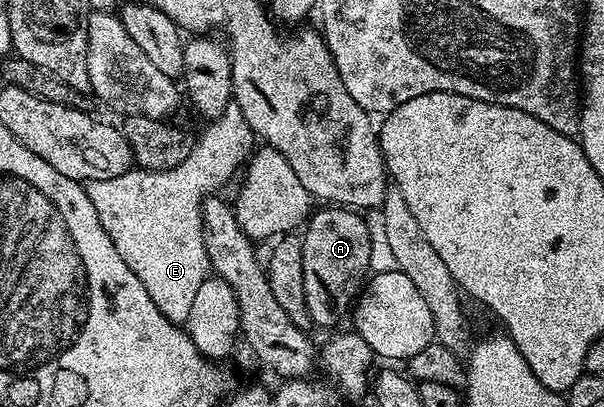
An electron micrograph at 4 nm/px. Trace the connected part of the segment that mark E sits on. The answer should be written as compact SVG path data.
M236 102L226 105L226 113L222 117L211 120L208 127L192 144L190 153L182 165L174 165L174 169L165 171L145 171L133 169L126 175L113 179L103 179L87 184L86 190L94 209L98 213L98 221L102 221L102 229L114 241L114 249L130 265L130 269L142 281L146 293L154 301L159 311L169 310L167 299L172 299L172 311L167 312L168 320L177 325L187 324L190 305L194 305L194 297L198 294L198 285L209 278L210 264L204 234L202 233L202 213L200 207L236 170L241 170L246 156L253 150L254 136L246 117L242 117L242 109Z

